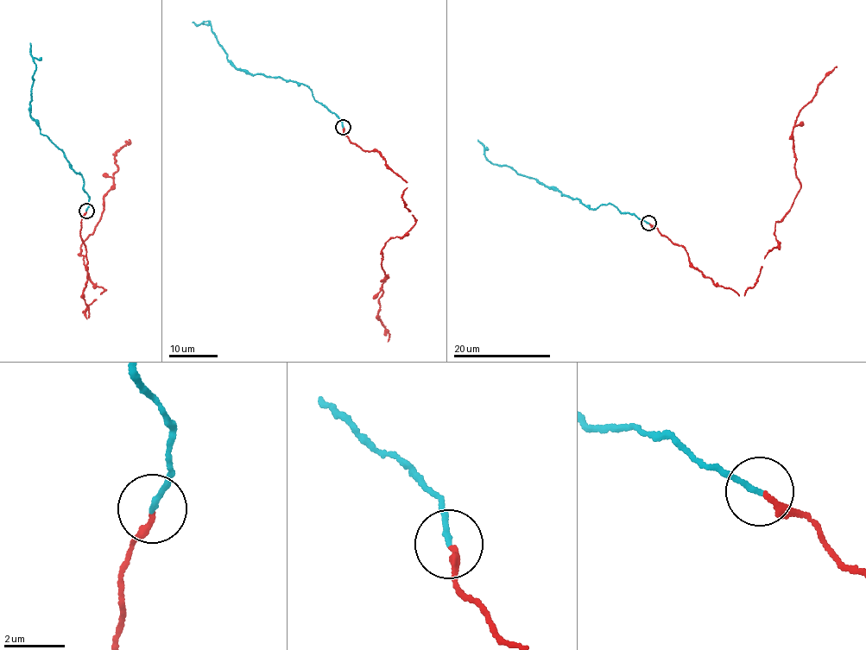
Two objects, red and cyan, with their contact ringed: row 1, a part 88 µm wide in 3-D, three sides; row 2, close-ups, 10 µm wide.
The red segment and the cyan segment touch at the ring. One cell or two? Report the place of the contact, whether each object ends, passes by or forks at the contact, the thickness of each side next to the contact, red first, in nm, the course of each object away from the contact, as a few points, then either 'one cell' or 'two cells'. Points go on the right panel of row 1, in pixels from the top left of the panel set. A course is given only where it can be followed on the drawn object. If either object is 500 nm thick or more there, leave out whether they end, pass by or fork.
(648, 223) | red ends | cyan ends | 200/180 nm | red via (648, 223), (743, 295), (800, 186), (799, 110), (837, 66) | cyan via (648, 223), (609, 204), (592, 210), (507, 166), (491, 163), (477, 140) | one cell

